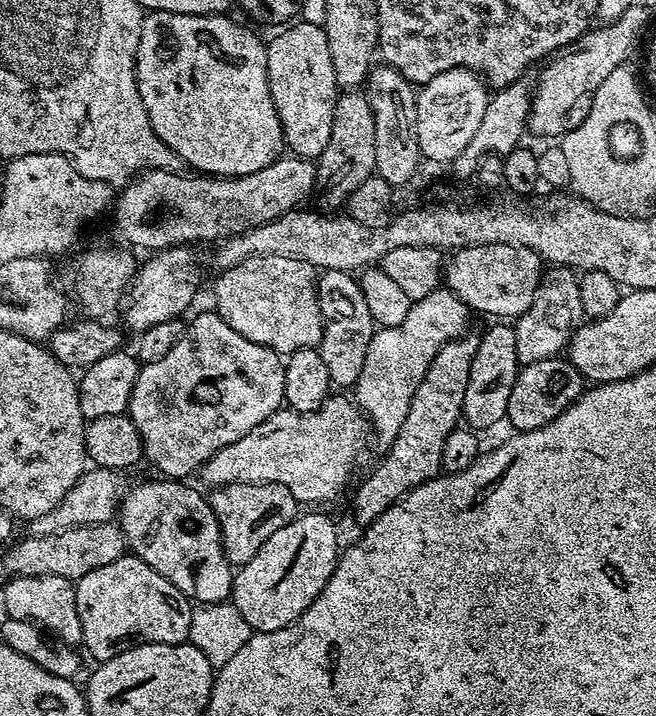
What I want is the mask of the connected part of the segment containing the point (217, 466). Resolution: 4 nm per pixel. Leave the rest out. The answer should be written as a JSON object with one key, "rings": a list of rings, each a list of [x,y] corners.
{"rings":[[[332,394],[324,405],[313,412],[294,412],[281,406],[266,422],[254,426],[250,434],[230,442],[222,450],[215,452],[200,469],[198,476],[211,486],[222,484],[277,484],[286,486],[294,494],[297,502],[304,506],[320,506],[323,500],[332,500],[344,488],[344,483],[352,476],[356,459],[364,452],[368,440],[370,444],[370,425],[367,416],[344,394]]]}

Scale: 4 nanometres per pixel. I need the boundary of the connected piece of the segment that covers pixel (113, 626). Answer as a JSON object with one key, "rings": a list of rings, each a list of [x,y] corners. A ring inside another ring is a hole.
{"rings":[[[125,554],[98,570],[90,570],[82,579],[75,581],[78,602],[78,622],[82,622],[82,644],[88,647],[93,661],[103,662],[122,654],[137,644],[183,644],[190,634],[190,618],[193,605],[189,597],[175,588],[158,570],[154,570],[135,554]]]}

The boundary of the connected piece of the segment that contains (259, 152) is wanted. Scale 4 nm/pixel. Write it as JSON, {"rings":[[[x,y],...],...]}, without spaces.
{"rings":[[[149,11],[145,15],[142,22],[142,34],[140,35],[140,41],[138,42],[138,50],[136,51],[136,85],[138,86],[138,94],[142,98],[142,106],[146,110],[146,114],[150,118],[150,126],[154,130],[154,134],[158,134],[160,141],[166,145],[173,154],[178,157],[185,165],[189,164],[189,169],[195,170],[200,174],[207,174],[209,176],[219,176],[221,178],[227,178],[229,176],[245,176],[246,174],[254,174],[254,170],[262,170],[262,166],[270,166],[270,162],[279,160],[282,153],[285,151],[284,147],[284,131],[280,125],[280,119],[278,118],[278,110],[274,106],[274,102],[270,98],[270,86],[268,85],[268,50],[265,41],[259,40],[252,32],[247,32],[240,24],[235,24],[231,20],[231,15],[217,14],[215,16],[199,16],[198,14],[178,14],[177,12],[154,12]]]}

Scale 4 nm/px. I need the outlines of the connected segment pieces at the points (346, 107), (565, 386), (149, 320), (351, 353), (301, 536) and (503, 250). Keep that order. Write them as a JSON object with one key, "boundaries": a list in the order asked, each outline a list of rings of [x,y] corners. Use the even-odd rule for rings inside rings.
{"boundaries":[[[[358,90],[345,91],[337,97],[330,139],[314,162],[316,188],[326,194],[324,200],[328,205],[343,205],[349,194],[362,182],[371,179],[375,173],[376,160],[374,118],[367,95]]],[[[567,358],[525,364],[517,371],[514,390],[510,390],[507,423],[512,423],[516,432],[538,430],[554,422],[554,418],[558,418],[558,414],[566,411],[585,391],[584,376]]],[[[172,247],[159,249],[145,265],[137,269],[128,291],[128,304],[124,312],[127,326],[141,332],[159,322],[175,320],[181,317],[191,304],[196,292],[194,278],[194,254],[191,247]]],[[[321,271],[316,276],[316,297],[324,316],[324,329],[318,350],[322,354],[322,363],[326,365],[326,374],[330,374],[330,382],[337,389],[351,389],[362,374],[362,362],[366,362],[366,350],[374,331],[374,321],[366,310],[366,298],[362,298],[360,281],[350,272]]],[[[308,510],[305,514],[297,515],[296,519],[290,521],[282,530],[277,530],[275,534],[270,534],[266,542],[262,542],[262,550],[250,558],[250,562],[239,565],[235,569],[232,577],[232,595],[230,603],[246,618],[246,622],[251,626],[253,633],[273,632],[282,630],[296,621],[300,615],[322,594],[326,582],[336,569],[336,561],[340,559],[342,543],[340,536],[336,533],[336,524],[328,516],[323,516],[320,510]]],[[[475,244],[469,248],[457,248],[447,257],[442,268],[443,283],[473,313],[485,312],[492,318],[515,318],[521,316],[534,302],[542,279],[542,261],[534,250],[509,244]]]]}

